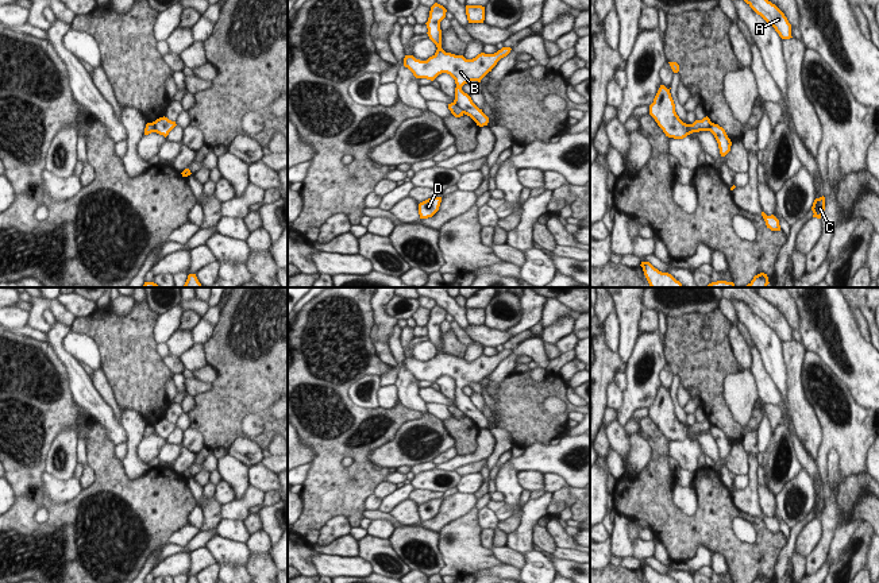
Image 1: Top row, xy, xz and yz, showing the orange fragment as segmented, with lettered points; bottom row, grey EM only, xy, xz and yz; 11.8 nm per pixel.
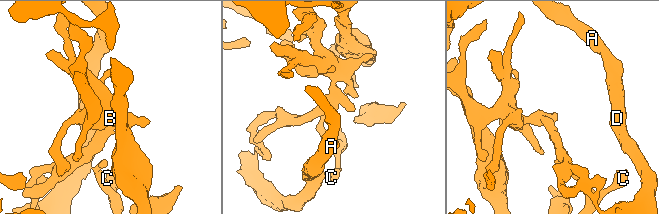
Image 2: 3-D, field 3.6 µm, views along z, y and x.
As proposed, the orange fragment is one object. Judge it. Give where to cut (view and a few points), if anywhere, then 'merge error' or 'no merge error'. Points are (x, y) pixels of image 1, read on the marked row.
cut xz (453, 103), (463, 112); merge error

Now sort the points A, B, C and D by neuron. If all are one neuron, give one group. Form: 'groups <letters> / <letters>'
groups A C D / B

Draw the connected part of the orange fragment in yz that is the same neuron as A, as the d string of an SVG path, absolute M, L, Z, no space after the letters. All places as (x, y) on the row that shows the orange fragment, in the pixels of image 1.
M744 0L757 15L775 28L782 39L790 39L791 24L784 13L768 0Z

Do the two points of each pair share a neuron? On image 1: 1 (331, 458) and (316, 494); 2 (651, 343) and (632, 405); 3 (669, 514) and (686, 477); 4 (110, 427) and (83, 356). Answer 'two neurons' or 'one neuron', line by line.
1: one neuron
2: one neuron
3: two neurons
4: two neurons

